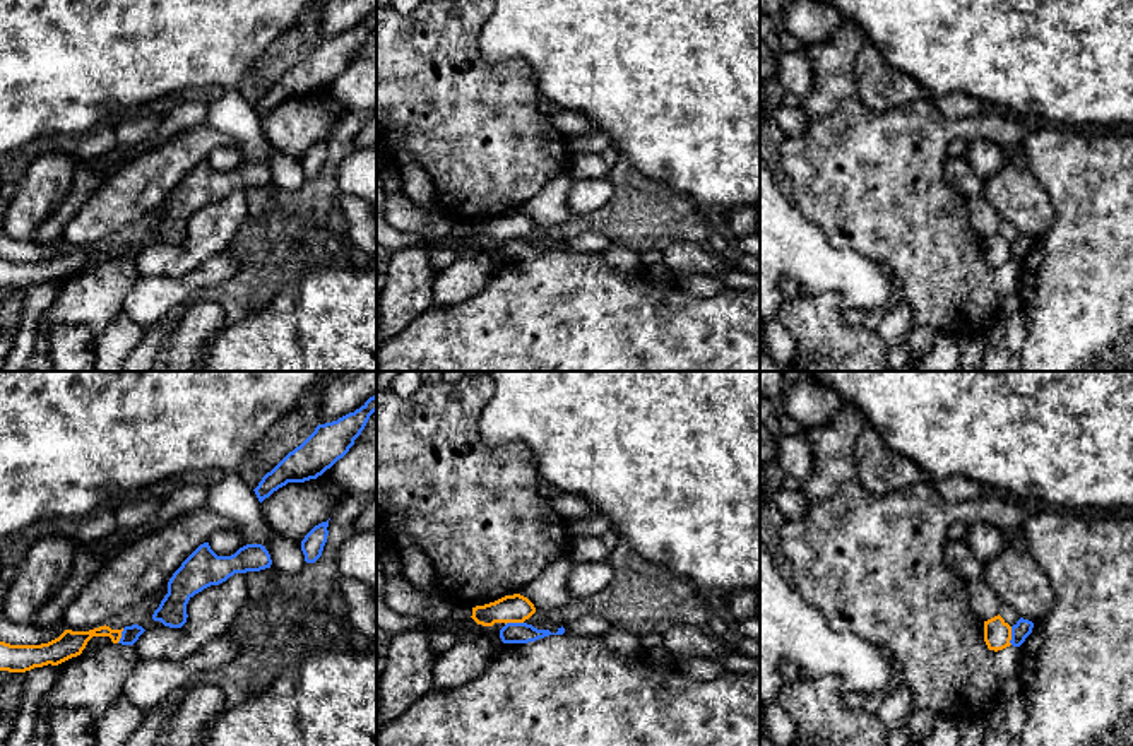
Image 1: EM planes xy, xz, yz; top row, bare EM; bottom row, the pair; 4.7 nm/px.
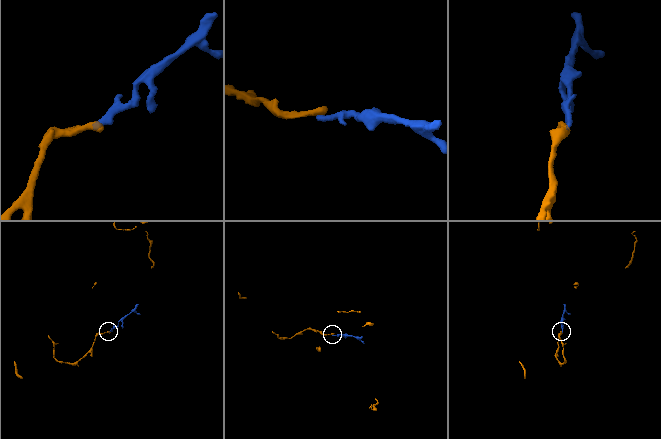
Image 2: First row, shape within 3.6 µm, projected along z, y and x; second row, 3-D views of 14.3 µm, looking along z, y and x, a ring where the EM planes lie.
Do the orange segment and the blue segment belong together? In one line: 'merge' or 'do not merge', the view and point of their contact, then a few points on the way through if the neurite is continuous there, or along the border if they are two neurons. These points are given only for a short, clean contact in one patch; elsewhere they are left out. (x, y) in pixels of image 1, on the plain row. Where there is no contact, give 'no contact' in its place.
do not merge | xz (514, 238)

